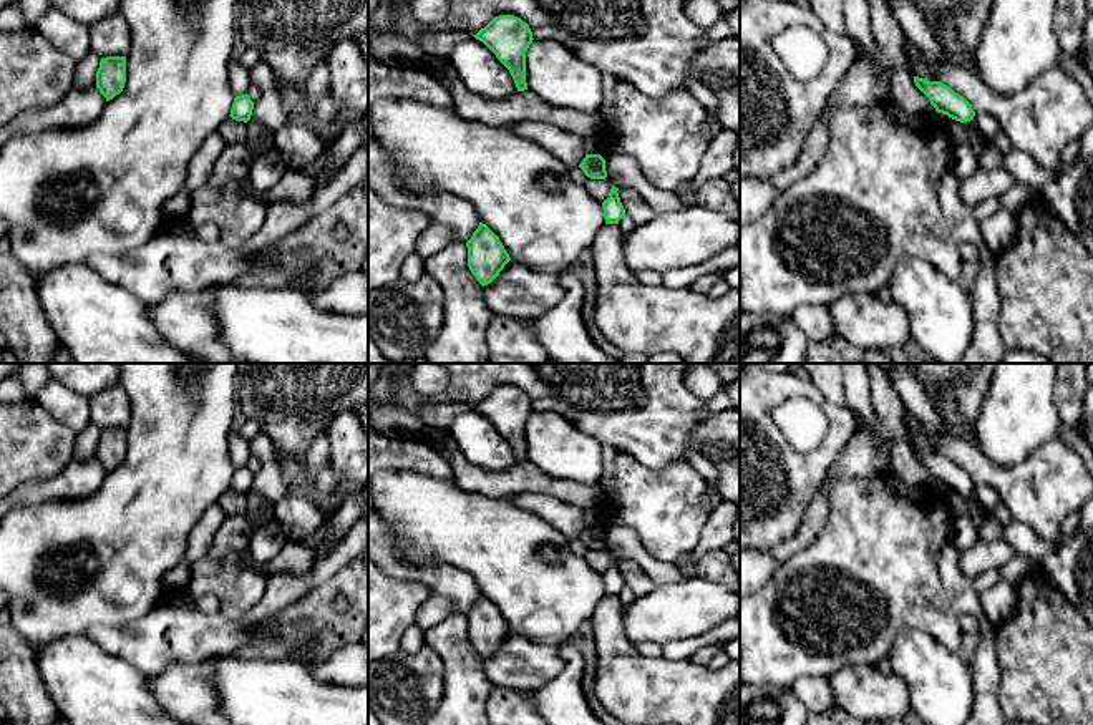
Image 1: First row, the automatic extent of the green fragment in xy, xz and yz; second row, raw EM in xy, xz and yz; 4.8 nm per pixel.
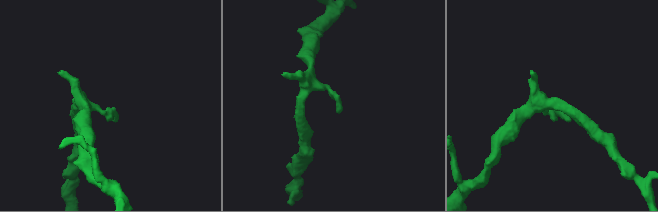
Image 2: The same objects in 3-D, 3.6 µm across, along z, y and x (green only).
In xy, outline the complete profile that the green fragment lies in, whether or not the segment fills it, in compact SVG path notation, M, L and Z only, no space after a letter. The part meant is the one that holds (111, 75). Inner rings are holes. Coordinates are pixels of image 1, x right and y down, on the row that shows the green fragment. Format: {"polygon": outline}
{"polygon": "M126 56L101 58L96 71L96 88L106 98L113 100L119 95L126 83Z"}

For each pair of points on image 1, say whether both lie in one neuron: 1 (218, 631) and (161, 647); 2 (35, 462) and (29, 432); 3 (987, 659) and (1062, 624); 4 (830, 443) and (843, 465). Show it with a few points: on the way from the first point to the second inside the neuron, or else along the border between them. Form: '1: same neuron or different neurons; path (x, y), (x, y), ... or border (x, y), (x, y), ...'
1: same neuron; path (203, 636), (173, 636)
2: same neuron; path (35, 455), (29, 438)
3: different neurons; border (994, 629), (999, 694)
4: different neurons; border (858, 427), (816, 488)

